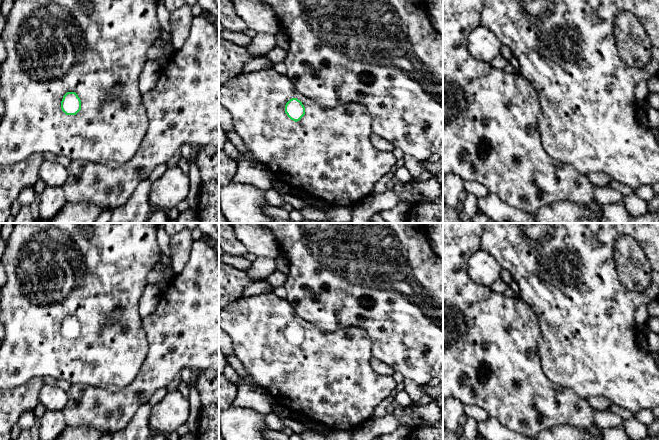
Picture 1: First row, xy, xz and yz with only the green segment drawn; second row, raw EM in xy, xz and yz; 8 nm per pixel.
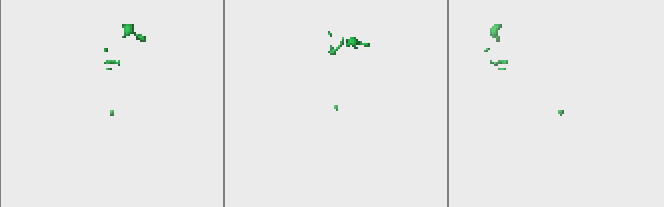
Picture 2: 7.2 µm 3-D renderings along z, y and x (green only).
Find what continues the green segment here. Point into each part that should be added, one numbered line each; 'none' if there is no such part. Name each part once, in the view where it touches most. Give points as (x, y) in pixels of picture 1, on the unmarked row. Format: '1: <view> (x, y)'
1: xy (54, 270)

